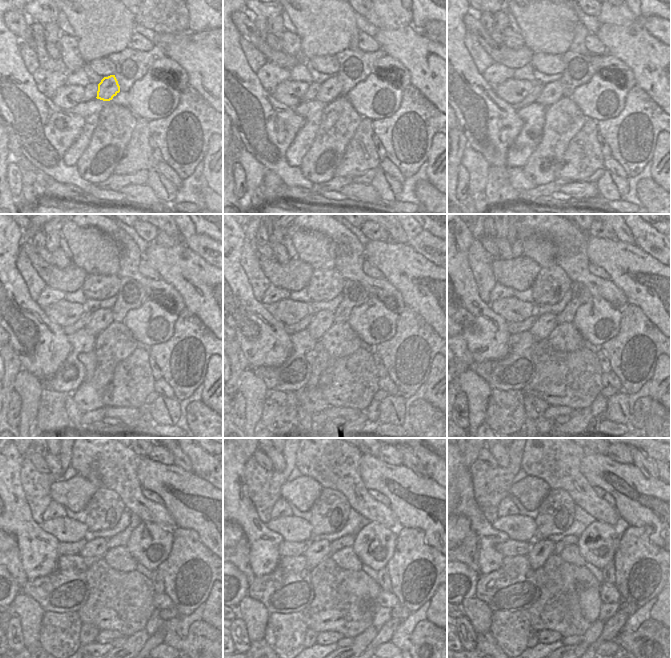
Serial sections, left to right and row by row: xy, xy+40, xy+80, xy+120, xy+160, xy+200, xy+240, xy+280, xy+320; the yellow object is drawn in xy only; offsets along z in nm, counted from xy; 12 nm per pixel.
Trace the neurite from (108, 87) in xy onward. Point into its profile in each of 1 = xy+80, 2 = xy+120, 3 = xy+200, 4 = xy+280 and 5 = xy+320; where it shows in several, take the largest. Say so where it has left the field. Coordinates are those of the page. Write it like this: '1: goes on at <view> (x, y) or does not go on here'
1: goes on at xy+80 (551, 92)
2: goes on at xy+120 (100, 319)
3: goes on at xy+200 (544, 325)
4: goes on at xy+280 (317, 550)
5: goes on at xy+320 (540, 550)

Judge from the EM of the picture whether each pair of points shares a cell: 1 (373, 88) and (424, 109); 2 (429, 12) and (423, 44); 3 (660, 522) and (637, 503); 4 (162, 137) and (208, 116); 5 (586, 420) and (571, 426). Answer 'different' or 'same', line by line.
1: different
2: different
3: same
4: same
5: same

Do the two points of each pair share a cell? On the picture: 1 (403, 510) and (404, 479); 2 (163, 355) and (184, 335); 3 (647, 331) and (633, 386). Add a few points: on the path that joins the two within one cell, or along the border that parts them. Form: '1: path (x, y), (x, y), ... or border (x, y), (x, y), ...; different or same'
1: path (393, 496), (379, 480), (381, 475), (390, 477); same
2: path (168, 351), (179, 340); same
3: path (630, 338), (626, 341), (623, 364), (626, 371); same

